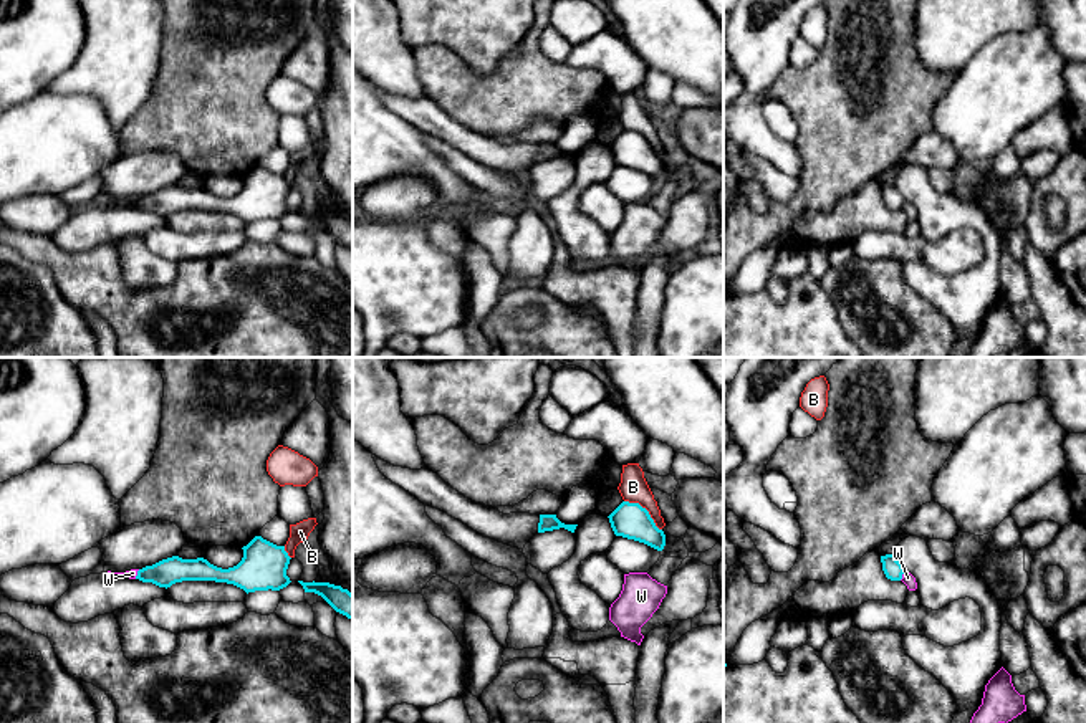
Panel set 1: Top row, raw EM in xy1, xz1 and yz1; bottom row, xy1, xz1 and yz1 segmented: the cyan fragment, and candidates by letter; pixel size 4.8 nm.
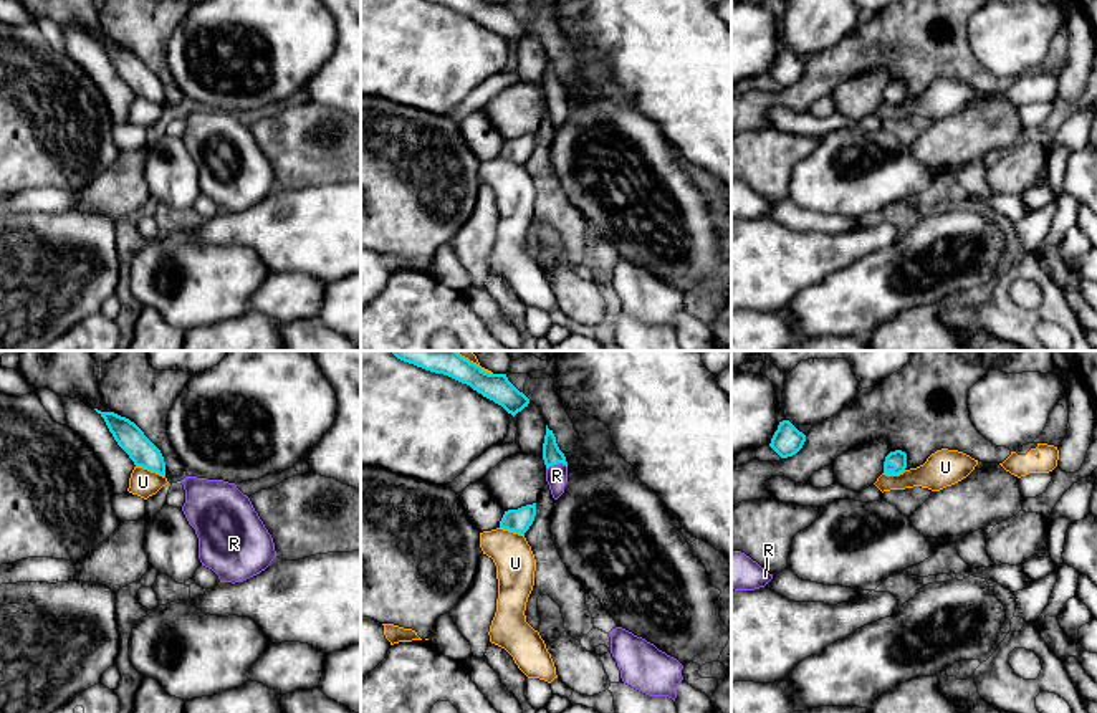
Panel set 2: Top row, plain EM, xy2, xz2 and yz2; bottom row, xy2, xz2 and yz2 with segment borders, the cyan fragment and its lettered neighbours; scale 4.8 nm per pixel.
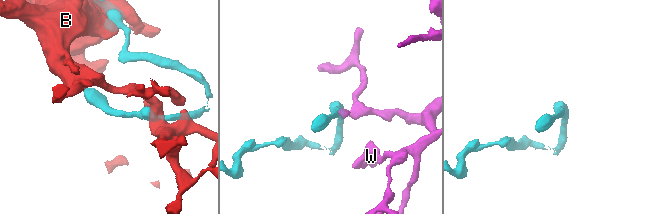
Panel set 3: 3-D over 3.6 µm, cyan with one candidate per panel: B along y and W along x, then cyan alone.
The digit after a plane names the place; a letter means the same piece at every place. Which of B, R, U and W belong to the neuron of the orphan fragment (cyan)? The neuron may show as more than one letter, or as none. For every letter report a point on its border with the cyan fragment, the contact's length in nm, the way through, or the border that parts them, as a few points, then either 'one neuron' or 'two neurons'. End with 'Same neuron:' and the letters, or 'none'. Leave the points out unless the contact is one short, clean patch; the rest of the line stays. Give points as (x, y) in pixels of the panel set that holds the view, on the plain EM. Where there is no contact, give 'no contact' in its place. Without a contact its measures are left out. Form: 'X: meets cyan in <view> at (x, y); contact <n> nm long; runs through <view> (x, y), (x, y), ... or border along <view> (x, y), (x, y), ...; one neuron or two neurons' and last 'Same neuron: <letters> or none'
B: meets cyan in xz1 at (646, 139); contact 240 nm long; two neurons
R: meets cyan in xz2 at (556, 93); contact 110 nm long; runs through xz2 (551, 83), (556, 93), (556, 105); one neuron
U: meets cyan in xy2 at (151, 100); contact 160 nm long; two neurons
W: meets cyan in yz1 at (901, 205); contact 60 nm long; border along yz1 (906, 201), (899, 209); two neurons
Same neuron: R

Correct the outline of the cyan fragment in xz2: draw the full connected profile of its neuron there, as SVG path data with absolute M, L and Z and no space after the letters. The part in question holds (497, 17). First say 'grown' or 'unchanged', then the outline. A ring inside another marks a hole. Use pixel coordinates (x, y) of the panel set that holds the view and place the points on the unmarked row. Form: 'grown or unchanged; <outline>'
unchanged; M430 0L430 2L443 3L462 13L470 15L483 26L501 35L513 46L529 33L529 28L508 10L506 3L488 3L485 0Z

